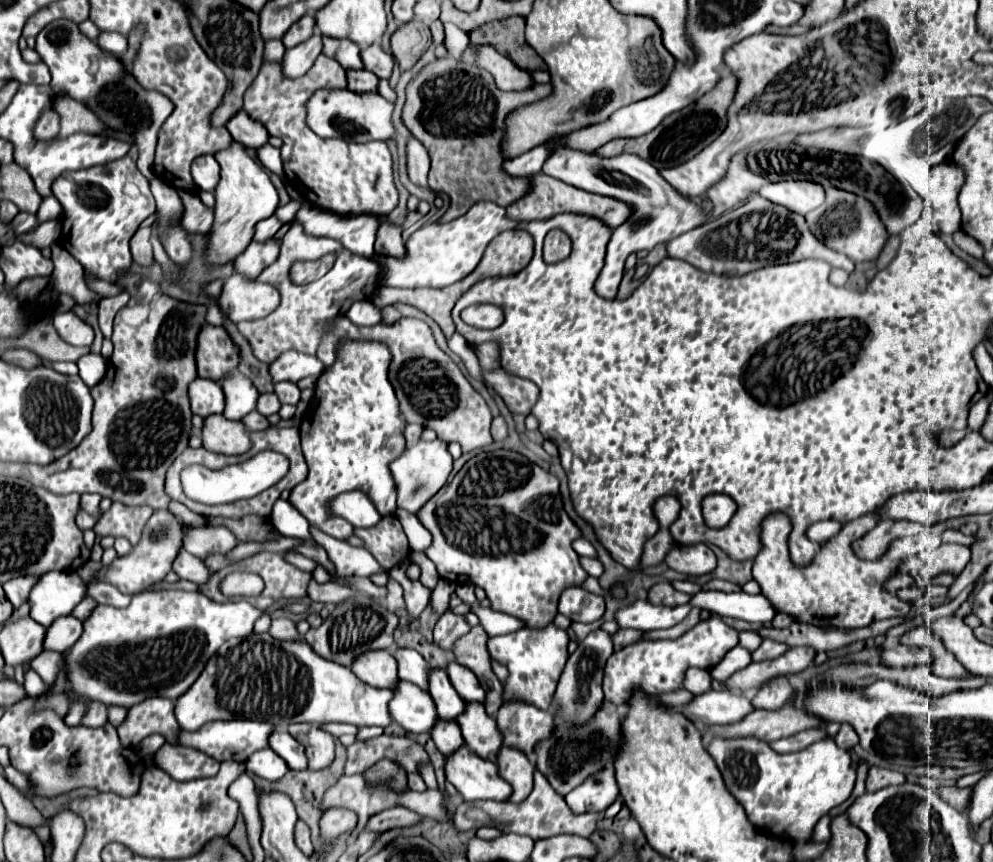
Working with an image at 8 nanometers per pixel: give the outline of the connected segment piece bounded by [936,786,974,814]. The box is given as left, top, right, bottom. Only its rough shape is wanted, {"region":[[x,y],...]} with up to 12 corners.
{"region":[[938,786],[936,792],[950,806],[966,814],[974,788]]}

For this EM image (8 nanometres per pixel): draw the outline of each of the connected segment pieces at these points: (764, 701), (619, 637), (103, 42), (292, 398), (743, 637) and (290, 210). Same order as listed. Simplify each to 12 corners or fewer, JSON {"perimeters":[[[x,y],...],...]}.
{"perimeters":[[[774,678],[756,692],[752,706],[782,708],[794,688]],[[618,630],[612,636],[614,650],[640,640],[640,630]],[[102,32],[98,44],[116,58],[128,52],[128,40],[114,32]],[[278,382],[282,404],[298,404],[300,388],[294,382]],[[740,632],[740,646],[750,652],[762,642],[756,632]],[[300,198],[290,200],[286,206],[276,210],[280,222],[296,218],[298,208],[302,208]]]}

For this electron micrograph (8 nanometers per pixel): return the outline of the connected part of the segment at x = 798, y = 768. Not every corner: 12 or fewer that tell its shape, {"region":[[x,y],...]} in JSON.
{"region":[[832,738],[778,754],[712,740],[726,788],[764,832],[810,840],[852,792]]}

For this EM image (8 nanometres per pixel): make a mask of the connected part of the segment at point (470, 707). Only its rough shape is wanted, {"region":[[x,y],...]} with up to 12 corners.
{"region":[[482,704],[458,718],[466,746],[482,758],[498,756],[502,734]]}

